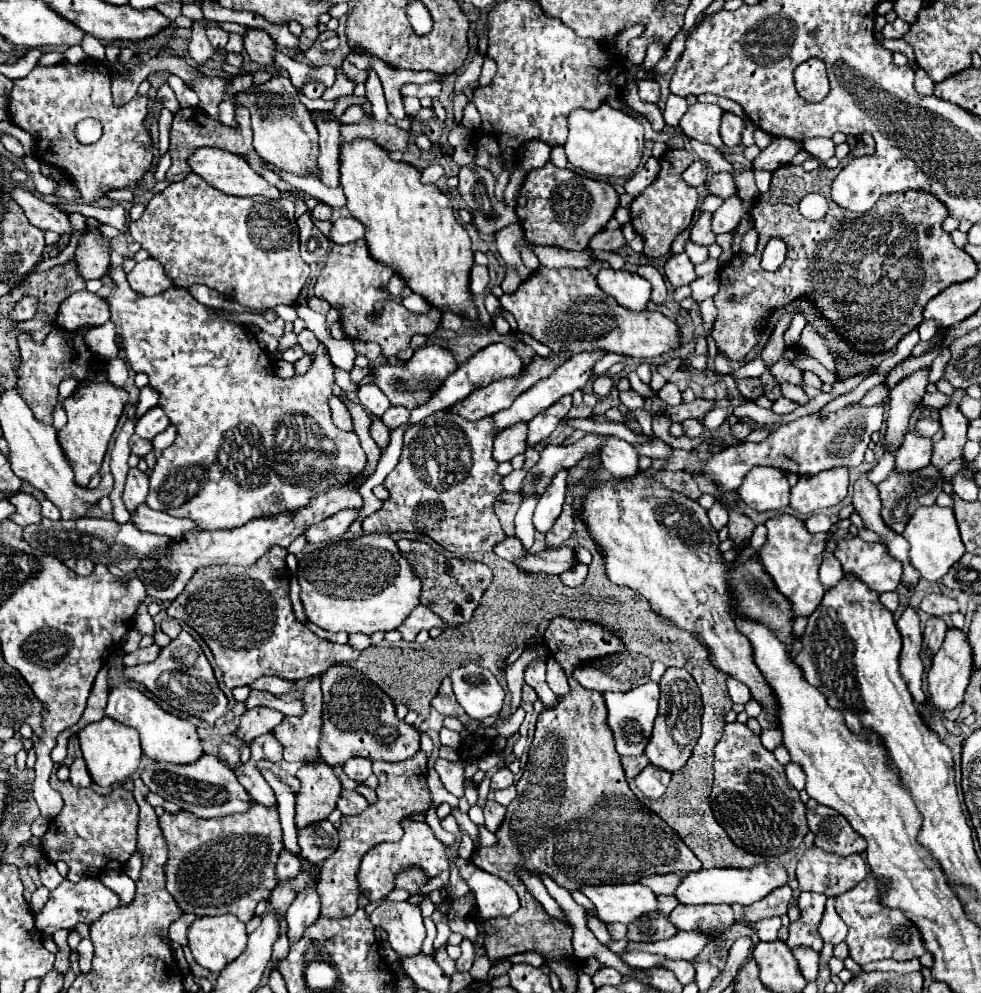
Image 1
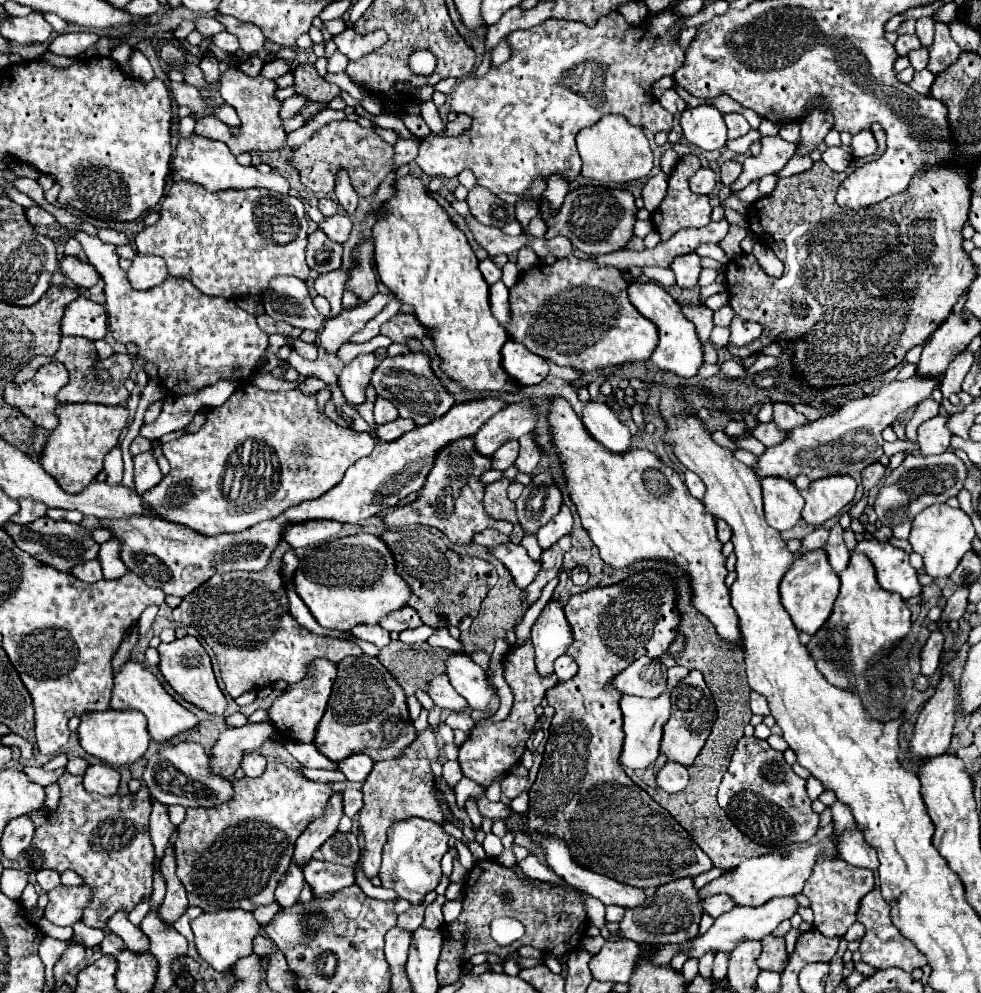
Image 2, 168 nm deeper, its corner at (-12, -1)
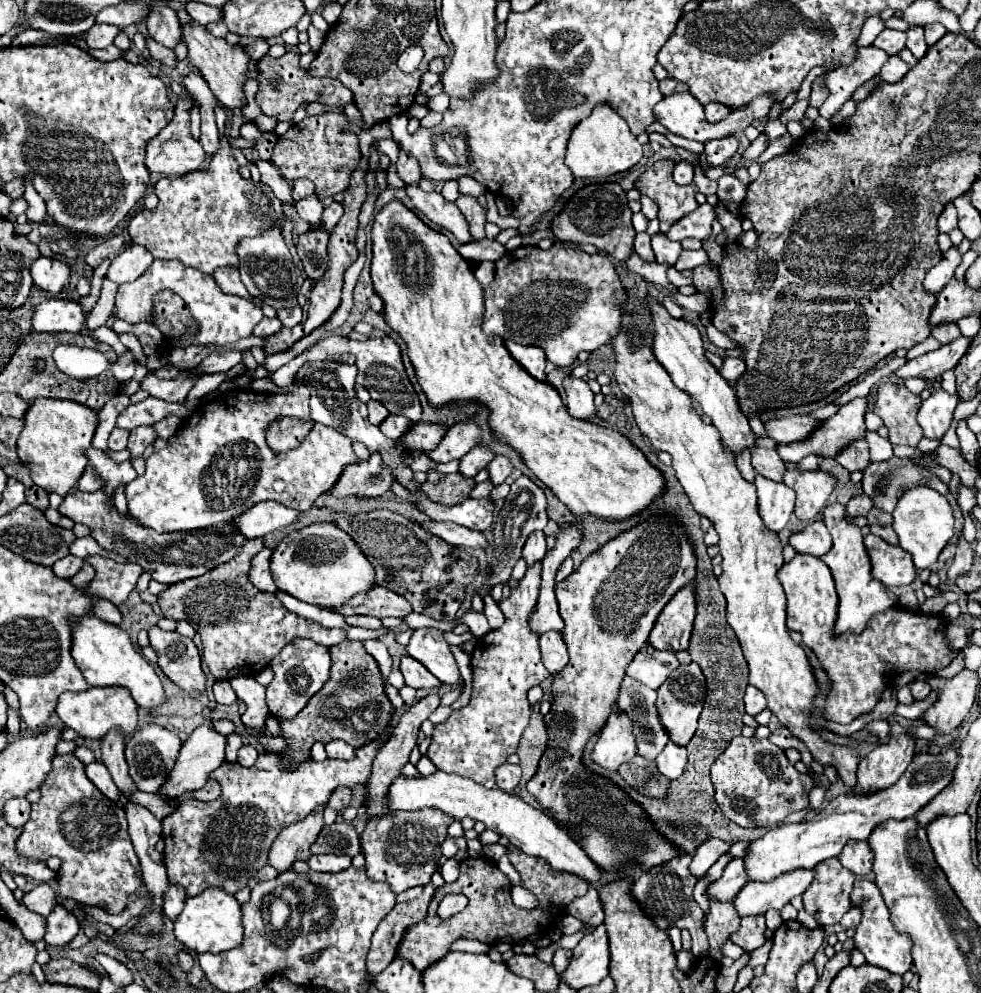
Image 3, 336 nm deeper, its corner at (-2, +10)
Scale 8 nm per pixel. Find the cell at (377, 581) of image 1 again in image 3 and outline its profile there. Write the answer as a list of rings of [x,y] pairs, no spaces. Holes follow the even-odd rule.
[[[313,523],[281,539],[271,555],[271,577],[279,591],[323,609],[339,609],[355,593],[369,591],[375,585],[375,569],[367,557],[357,543],[333,523]]]

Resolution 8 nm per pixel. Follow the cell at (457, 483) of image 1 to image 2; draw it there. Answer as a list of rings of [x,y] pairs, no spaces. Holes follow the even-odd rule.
[[[473,436],[447,444],[447,448],[441,448],[437,452],[435,464],[433,464],[423,488],[419,490],[417,500],[413,500],[411,504],[407,504],[399,510],[391,510],[387,516],[383,516],[383,524],[387,528],[391,528],[391,526],[401,528],[407,524],[433,526],[433,528],[441,530],[453,544],[459,544],[459,546],[473,544],[475,534],[479,534],[487,528],[495,528],[497,532],[511,534],[513,532],[511,522],[491,520],[491,516],[487,516],[487,510],[483,510],[483,492],[485,492],[487,484],[481,482],[481,474],[491,470],[491,460],[493,460],[491,456],[479,456],[479,452],[475,452]]]

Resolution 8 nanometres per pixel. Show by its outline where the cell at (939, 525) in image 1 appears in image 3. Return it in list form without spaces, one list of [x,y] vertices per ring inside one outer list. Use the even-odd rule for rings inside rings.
[[[917,487],[917,489],[905,491],[901,495],[901,501],[897,503],[897,509],[891,515],[893,515],[893,529],[899,535],[899,545],[907,553],[911,553],[913,563],[919,571],[933,565],[941,549],[955,535],[953,531],[955,519],[953,519],[953,509],[949,501],[929,487]]]

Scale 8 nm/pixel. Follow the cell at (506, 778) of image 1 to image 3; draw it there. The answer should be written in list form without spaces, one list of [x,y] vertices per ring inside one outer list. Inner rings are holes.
[[[503,763],[501,767],[495,769],[495,777],[497,777],[497,787],[511,793],[519,785],[519,781],[521,781],[521,767]]]

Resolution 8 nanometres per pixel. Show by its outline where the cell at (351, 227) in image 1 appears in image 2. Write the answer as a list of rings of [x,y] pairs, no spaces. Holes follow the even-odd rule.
[[[337,214],[337,216],[325,218],[325,220],[319,224],[319,228],[321,228],[321,230],[323,230],[331,240],[335,240],[335,242],[339,242],[339,244],[343,244],[343,242],[347,242],[347,240],[349,240],[349,236],[351,236],[353,222],[351,222],[347,216]]]

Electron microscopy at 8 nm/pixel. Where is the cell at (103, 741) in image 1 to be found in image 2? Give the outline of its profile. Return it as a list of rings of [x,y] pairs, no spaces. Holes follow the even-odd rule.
[[[103,710],[103,712],[89,712],[85,716],[81,716],[81,726],[77,728],[79,734],[79,742],[83,746],[85,752],[89,752],[91,756],[107,762],[109,766],[125,766],[125,764],[133,764],[139,758],[143,758],[143,754],[147,752],[149,746],[149,730],[147,730],[147,720],[141,712],[129,712],[129,710]]]

